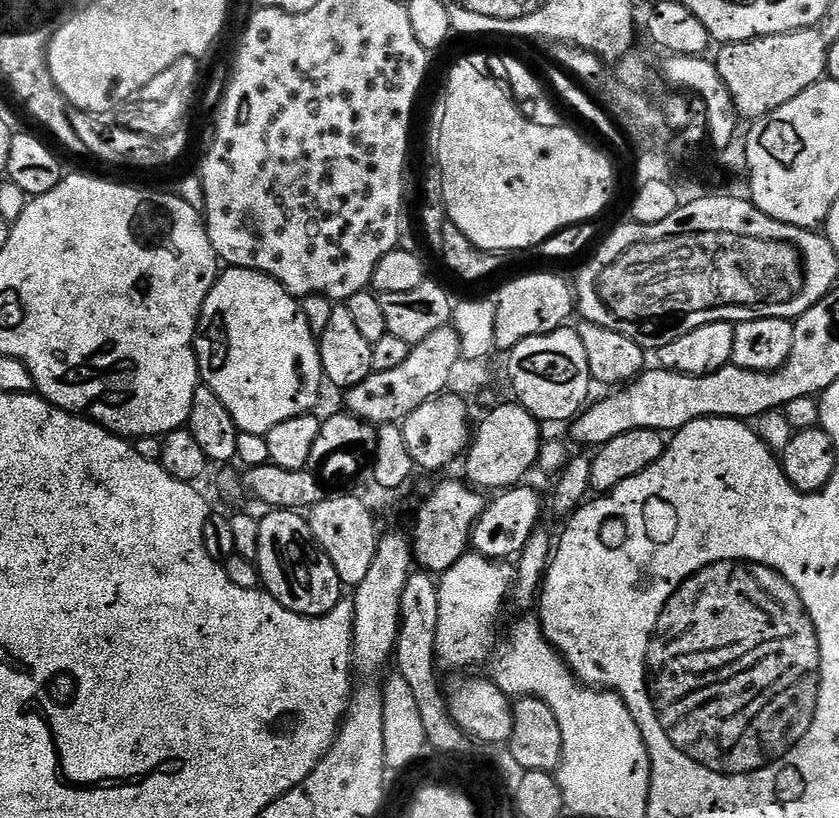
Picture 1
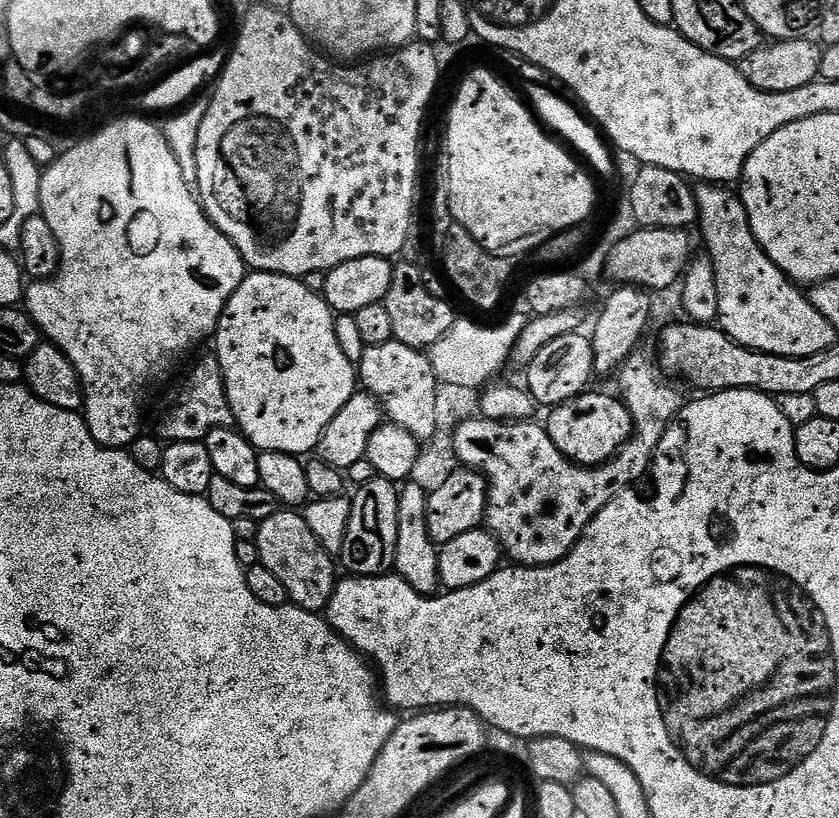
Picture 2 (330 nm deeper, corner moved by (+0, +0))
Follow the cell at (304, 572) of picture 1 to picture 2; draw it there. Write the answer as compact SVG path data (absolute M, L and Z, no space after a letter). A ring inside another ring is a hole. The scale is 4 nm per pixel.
M281 510L275 512L270 518L259 521L259 526L255 542L258 546L260 563L264 564L266 570L271 570L284 583L288 591L288 599L295 607L305 608L307 612L323 613L332 601L332 595L338 583L338 575L336 576L338 564L333 553L327 552L322 546L322 542L318 542L318 538L314 536L314 530L310 530L310 526L306 526L303 515L299 511Z

